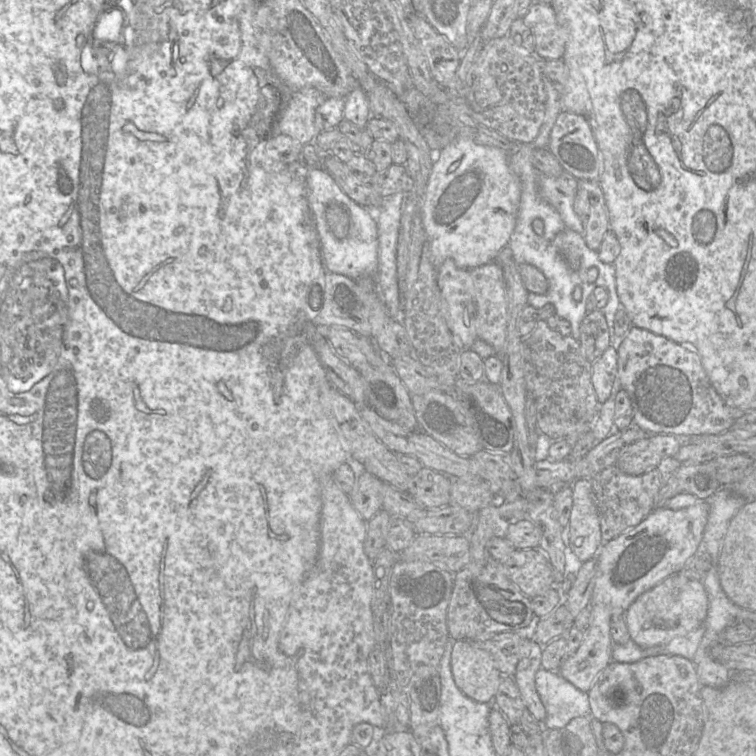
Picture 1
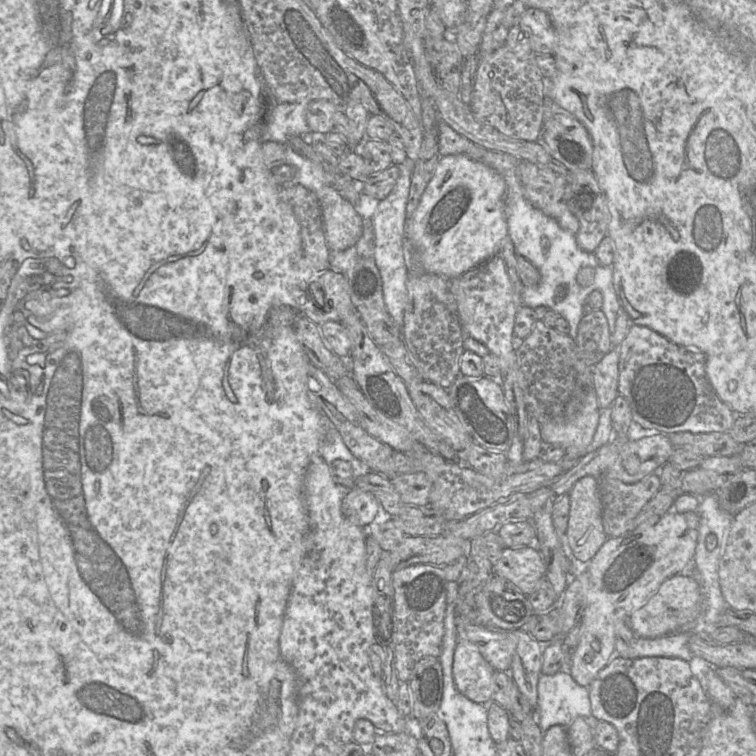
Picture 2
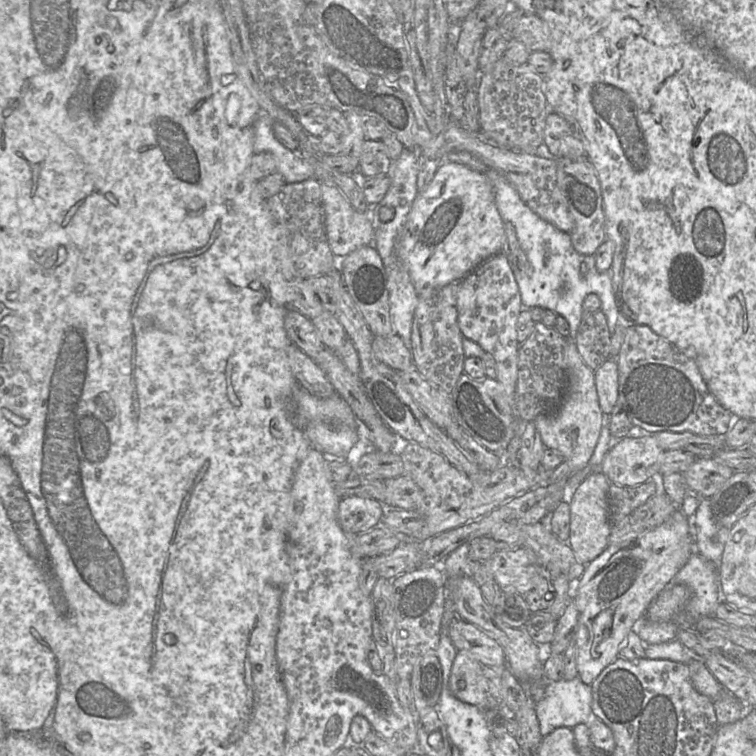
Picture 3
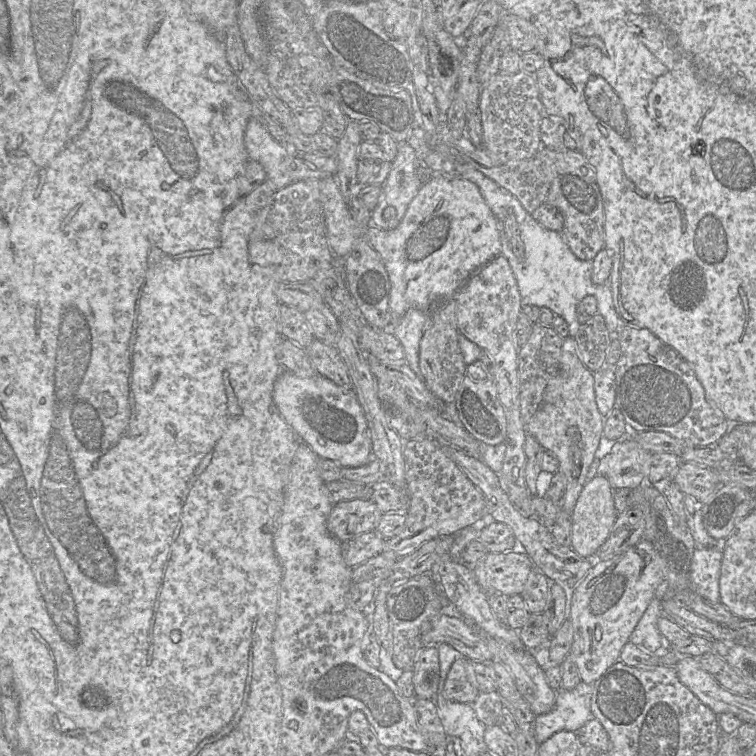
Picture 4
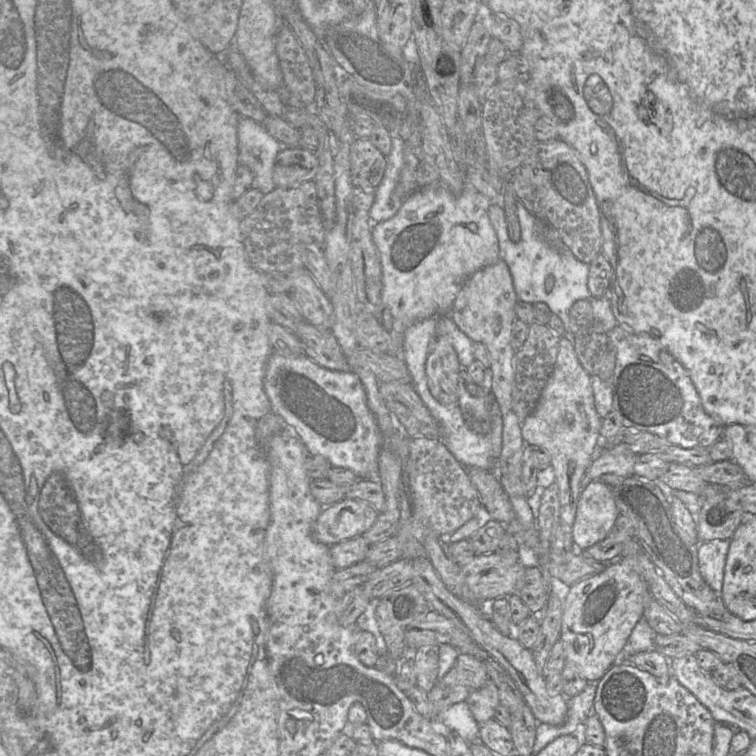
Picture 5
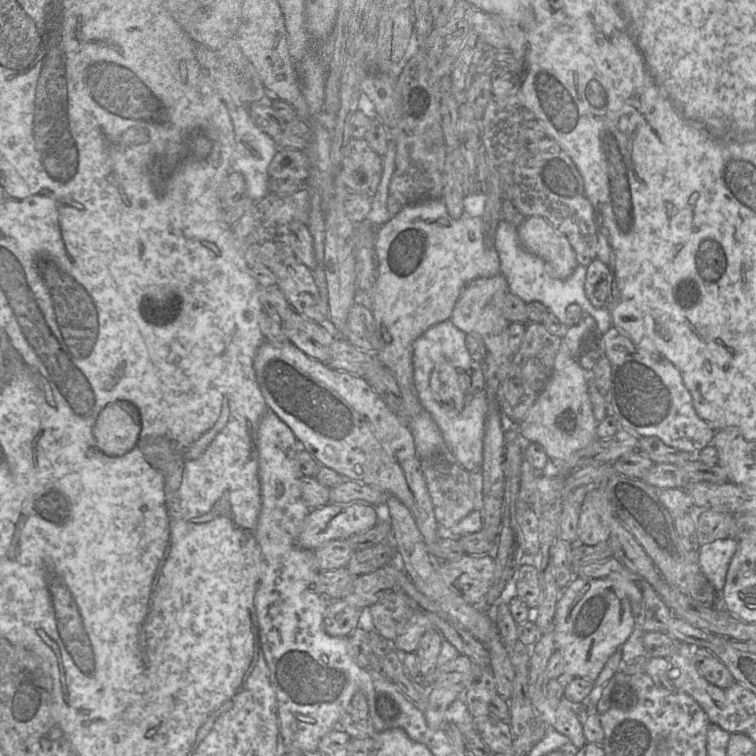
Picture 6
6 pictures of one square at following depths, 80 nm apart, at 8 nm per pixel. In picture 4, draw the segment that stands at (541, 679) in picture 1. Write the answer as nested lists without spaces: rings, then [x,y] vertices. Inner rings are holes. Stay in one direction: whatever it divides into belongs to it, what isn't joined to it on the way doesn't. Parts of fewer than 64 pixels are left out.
[[[583,681],[573,689],[561,688],[556,691],[553,708],[536,716],[535,738],[538,744],[543,743],[556,732],[578,731],[589,719],[591,712],[592,684]]]

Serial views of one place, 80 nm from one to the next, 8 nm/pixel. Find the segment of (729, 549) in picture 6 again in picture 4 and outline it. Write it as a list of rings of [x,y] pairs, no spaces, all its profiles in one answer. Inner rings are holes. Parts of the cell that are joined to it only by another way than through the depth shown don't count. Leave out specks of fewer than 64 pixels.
[[[724,541],[708,548],[696,548],[690,567],[690,588],[711,603],[720,602],[720,572]]]

